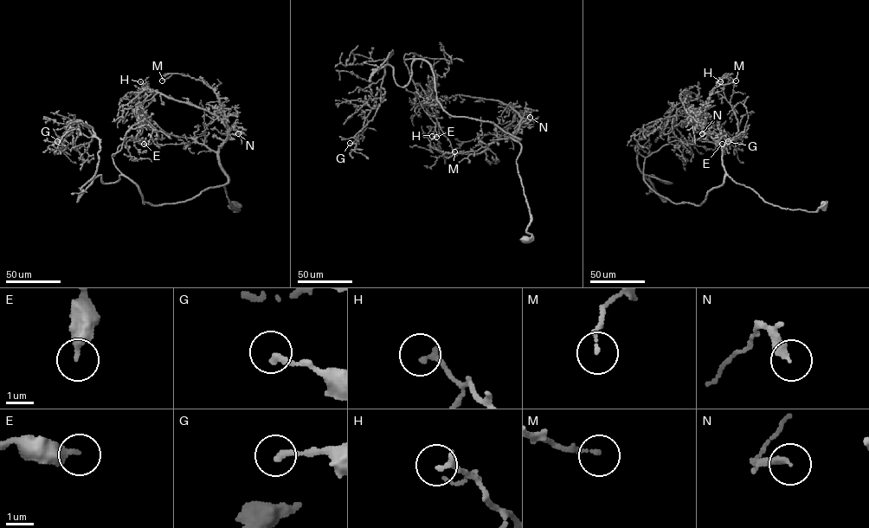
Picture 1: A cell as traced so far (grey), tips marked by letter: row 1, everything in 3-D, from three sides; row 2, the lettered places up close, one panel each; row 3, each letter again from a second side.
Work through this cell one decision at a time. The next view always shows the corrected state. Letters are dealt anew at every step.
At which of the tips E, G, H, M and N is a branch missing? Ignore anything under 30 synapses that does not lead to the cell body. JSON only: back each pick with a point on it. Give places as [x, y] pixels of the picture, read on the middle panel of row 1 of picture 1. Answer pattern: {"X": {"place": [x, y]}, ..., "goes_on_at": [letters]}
{"goes_on_at": []}

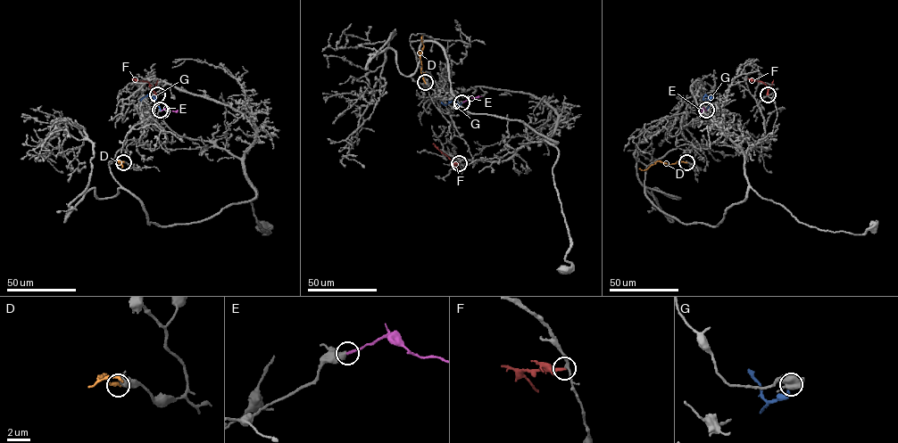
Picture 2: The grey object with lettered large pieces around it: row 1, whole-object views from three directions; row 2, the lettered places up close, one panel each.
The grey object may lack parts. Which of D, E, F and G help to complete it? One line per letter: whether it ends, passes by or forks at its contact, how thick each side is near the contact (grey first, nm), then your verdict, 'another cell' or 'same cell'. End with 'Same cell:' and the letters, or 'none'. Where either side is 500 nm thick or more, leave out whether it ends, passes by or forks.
D: 650 nm thick on the grey side, 240 nm on the other; another cell
E: 550 nm thick on the grey side, 200 nm on the other; same cell
F: it ends there; 220 nm thick on the grey side, 260 nm on the other; same cell
G: 500 nm thick on the grey side, 280 nm on the other; another cell
Same cell: E, F

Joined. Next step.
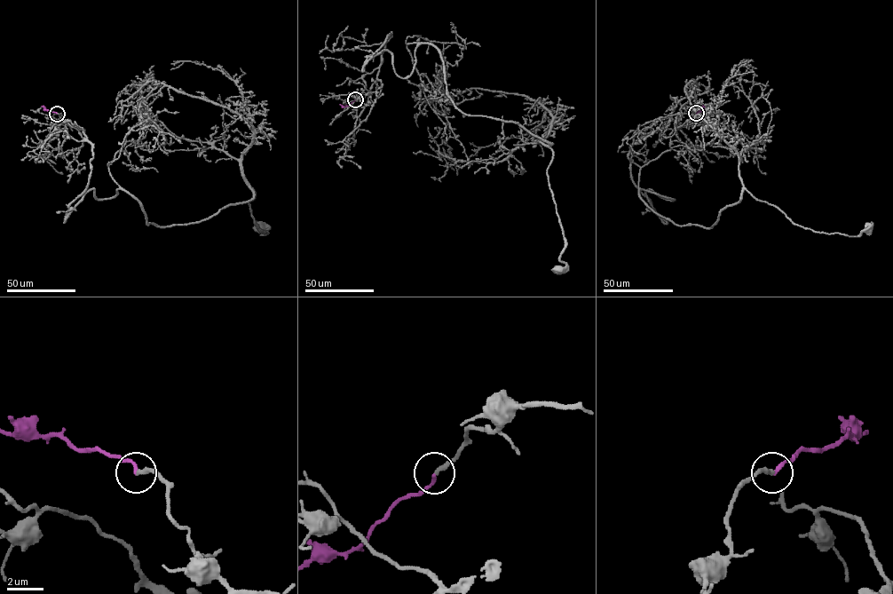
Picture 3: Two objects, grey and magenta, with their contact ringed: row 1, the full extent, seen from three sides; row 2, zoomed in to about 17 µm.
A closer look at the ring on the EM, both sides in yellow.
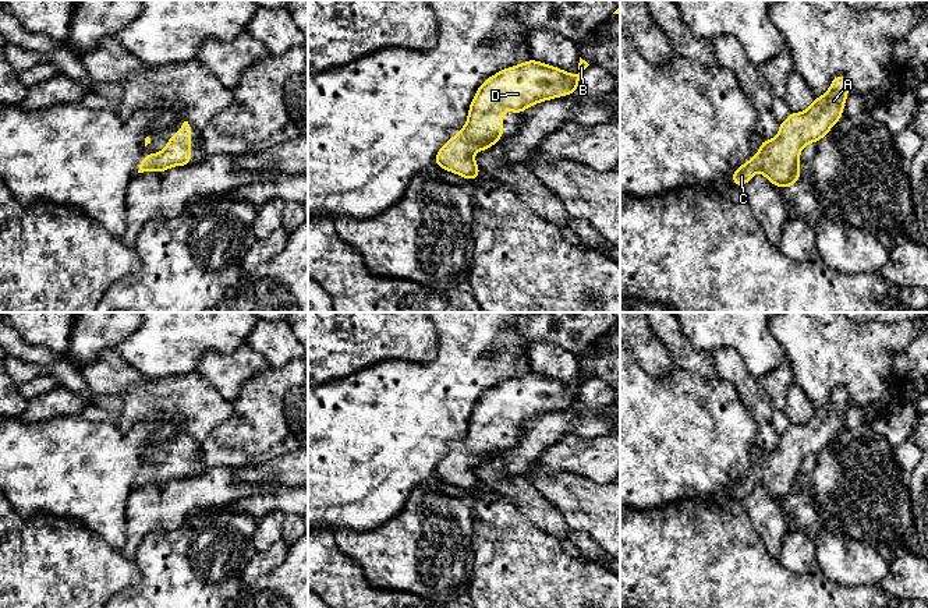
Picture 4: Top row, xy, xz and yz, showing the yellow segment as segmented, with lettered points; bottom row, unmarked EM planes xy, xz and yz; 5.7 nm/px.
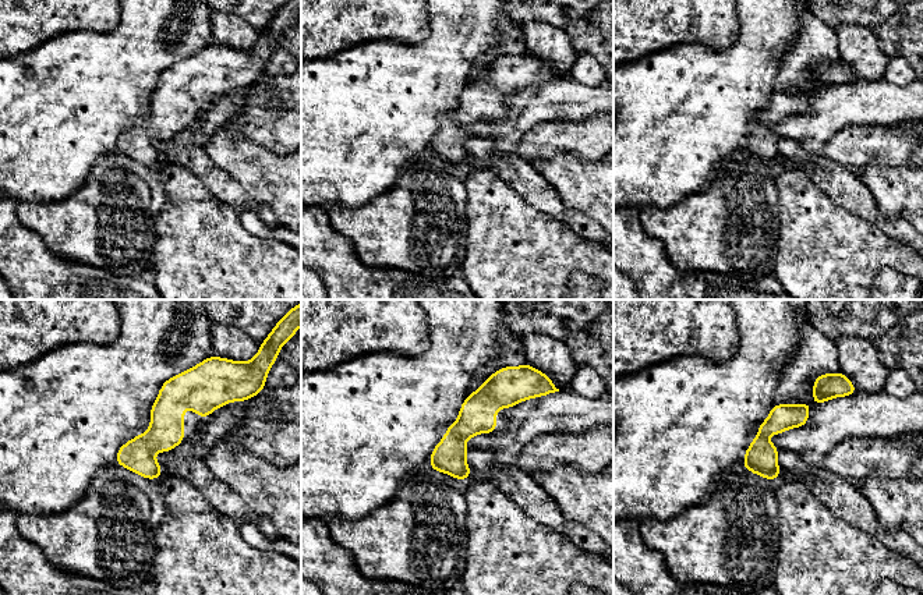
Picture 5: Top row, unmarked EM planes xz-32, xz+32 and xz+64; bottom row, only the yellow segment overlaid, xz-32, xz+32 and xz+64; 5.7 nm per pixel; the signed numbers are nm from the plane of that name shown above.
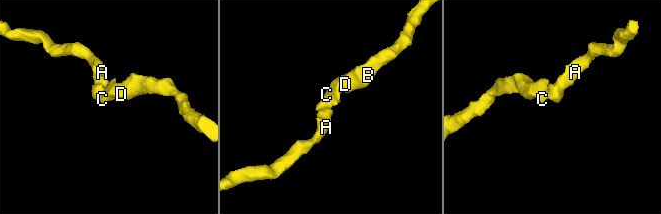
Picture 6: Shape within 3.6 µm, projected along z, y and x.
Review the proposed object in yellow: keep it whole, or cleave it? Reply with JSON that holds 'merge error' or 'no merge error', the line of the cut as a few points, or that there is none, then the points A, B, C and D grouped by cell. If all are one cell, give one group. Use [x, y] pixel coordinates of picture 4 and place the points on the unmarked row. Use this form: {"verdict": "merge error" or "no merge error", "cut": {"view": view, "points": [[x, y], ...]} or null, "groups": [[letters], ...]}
{"verdict": "no merge error", "cut": null, "groups": [["A", "B", "C", "D"]]}

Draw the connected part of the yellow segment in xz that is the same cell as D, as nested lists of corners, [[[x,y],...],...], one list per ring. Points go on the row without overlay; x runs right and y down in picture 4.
[[[580,370],[580,385],[571,388],[529,371],[486,390],[468,420],[465,438],[436,464],[435,478],[465,492],[477,492],[481,482],[474,466],[477,462],[488,463],[503,452],[503,421],[517,428],[539,414],[578,404],[580,388],[588,378]]]

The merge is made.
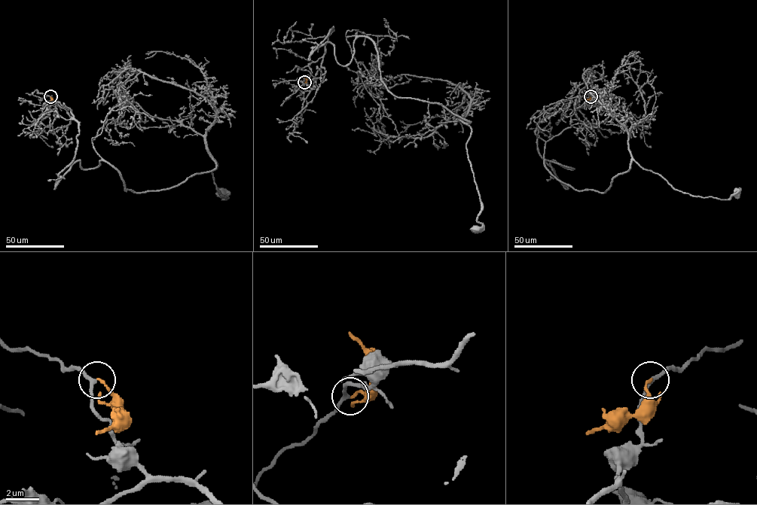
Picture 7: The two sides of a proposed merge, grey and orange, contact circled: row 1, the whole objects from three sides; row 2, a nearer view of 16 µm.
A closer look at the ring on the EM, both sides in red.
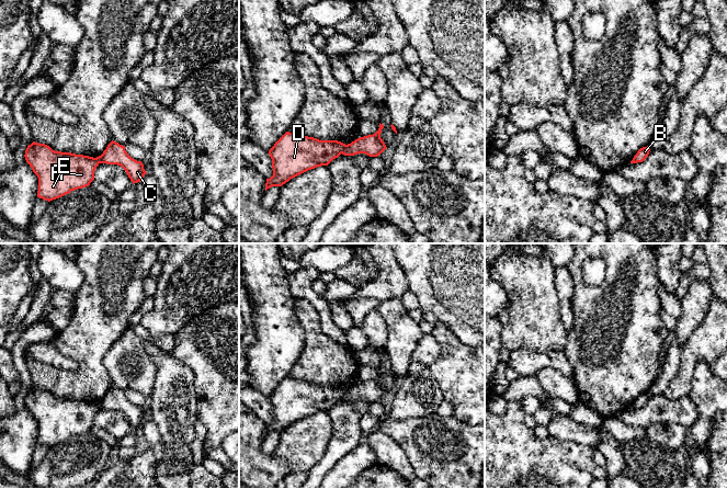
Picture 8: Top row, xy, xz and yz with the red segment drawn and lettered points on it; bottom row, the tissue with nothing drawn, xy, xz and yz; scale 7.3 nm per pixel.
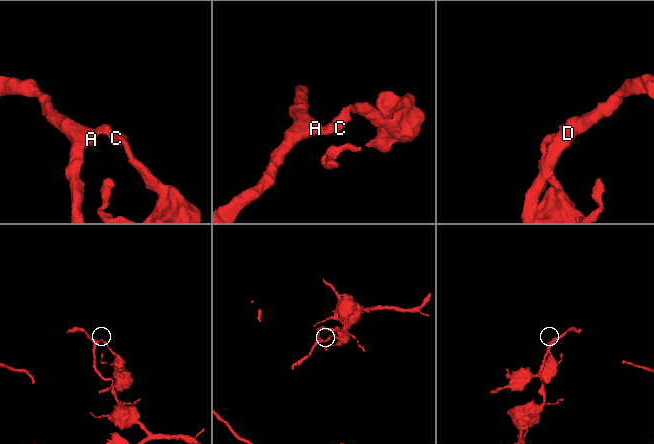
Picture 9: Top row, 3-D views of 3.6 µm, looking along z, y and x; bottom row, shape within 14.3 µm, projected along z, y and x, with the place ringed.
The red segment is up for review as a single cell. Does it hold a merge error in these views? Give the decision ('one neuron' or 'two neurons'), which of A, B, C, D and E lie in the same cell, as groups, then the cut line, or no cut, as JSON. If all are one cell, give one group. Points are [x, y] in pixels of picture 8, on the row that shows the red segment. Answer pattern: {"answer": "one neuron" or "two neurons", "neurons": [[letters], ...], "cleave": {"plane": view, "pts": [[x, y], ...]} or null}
{"answer": "two neurons", "neurons": [["A", "D", "E"], ["B", "C"]], "cleave": {"plane": "xz", "pts": [[345, 145], [341, 152]]}}

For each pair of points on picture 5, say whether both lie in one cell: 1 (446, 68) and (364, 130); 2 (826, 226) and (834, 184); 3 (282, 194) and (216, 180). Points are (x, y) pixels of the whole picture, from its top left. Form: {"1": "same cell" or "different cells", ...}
{"1": "same cell", "2": "different cells", "3": "different cells"}

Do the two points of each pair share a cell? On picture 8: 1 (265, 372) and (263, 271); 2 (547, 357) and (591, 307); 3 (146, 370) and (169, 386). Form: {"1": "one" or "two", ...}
{"1": "one", "2": "two", "3": "two"}

